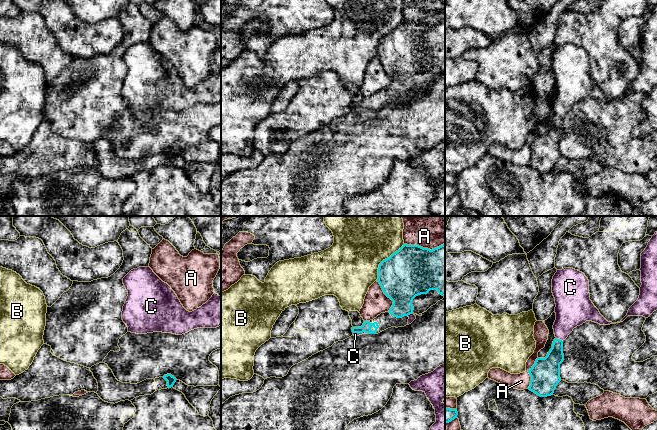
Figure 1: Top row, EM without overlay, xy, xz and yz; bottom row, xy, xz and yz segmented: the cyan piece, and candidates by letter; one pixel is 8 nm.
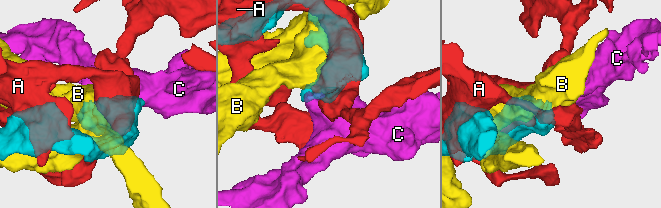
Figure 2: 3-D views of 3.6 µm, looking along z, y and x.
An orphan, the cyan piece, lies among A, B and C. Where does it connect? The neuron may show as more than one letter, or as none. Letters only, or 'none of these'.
C

